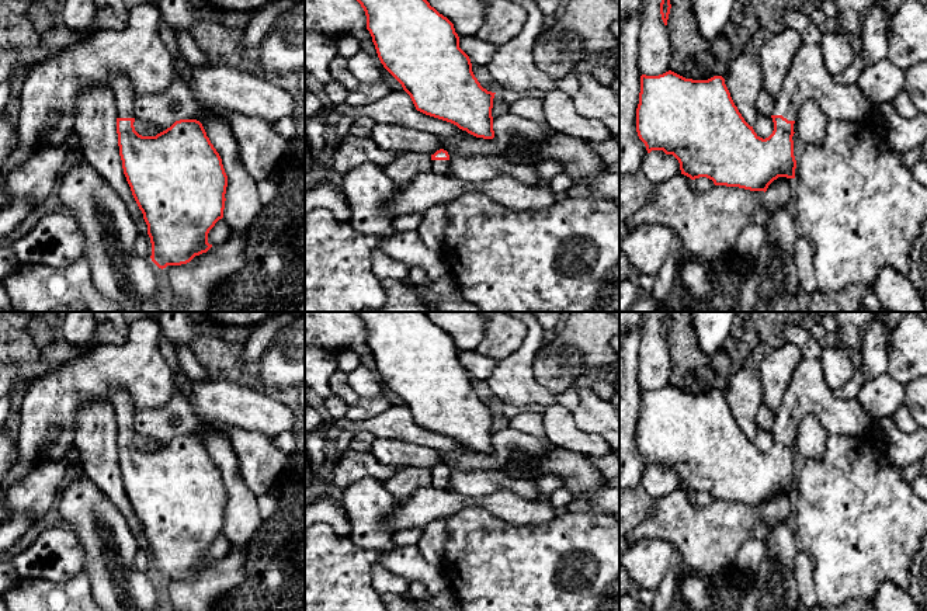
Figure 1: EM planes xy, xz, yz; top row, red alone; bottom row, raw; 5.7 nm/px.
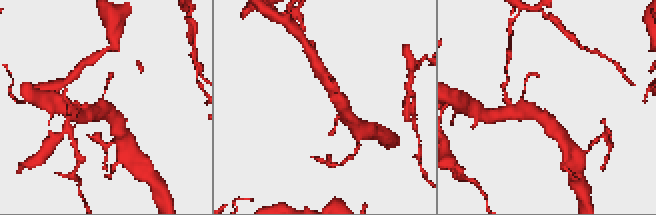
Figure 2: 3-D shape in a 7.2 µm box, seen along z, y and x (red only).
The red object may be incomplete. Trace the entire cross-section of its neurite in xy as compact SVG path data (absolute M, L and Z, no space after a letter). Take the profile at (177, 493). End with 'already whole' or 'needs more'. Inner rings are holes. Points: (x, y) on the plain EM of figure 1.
M114 385L111 388L110 403L117 417L117 448L122 483L147 539L147 549L152 558L150 573L162 584L167 580L187 579L195 570L206 567L212 562L208 558L208 548L223 532L228 490L222 473L206 451L202 438L197 434L176 435L156 451L139 449L133 441L136 433L133 427L136 409L131 398L122 388Z; needs more

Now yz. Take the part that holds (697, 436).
M803 358L795 368L781 409L771 430L772 448L763 454L750 441L737 421L722 390L708 395L685 393L671 385L659 390L640 390L636 447L647 468L663 465L673 469L681 489L691 494L706 492L715 500L767 506L778 492L795 493L794 438L802 419L815 414L829 435L864 437L874 428L872 419L857 399L836 399L826 383L820 360Z; needs more

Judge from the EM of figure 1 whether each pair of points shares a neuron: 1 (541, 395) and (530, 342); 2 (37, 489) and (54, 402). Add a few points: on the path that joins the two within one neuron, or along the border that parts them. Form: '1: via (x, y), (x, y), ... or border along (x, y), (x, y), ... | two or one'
1: via (528, 382), (526, 379), (526, 354) | one
2: border along (66, 454), (44, 460), (16, 481) | two

